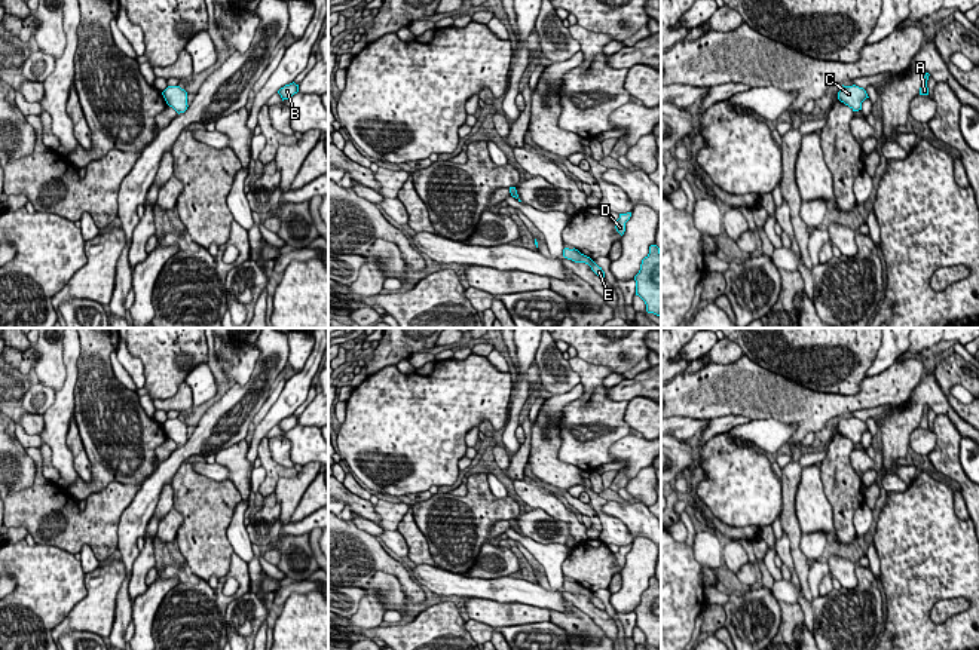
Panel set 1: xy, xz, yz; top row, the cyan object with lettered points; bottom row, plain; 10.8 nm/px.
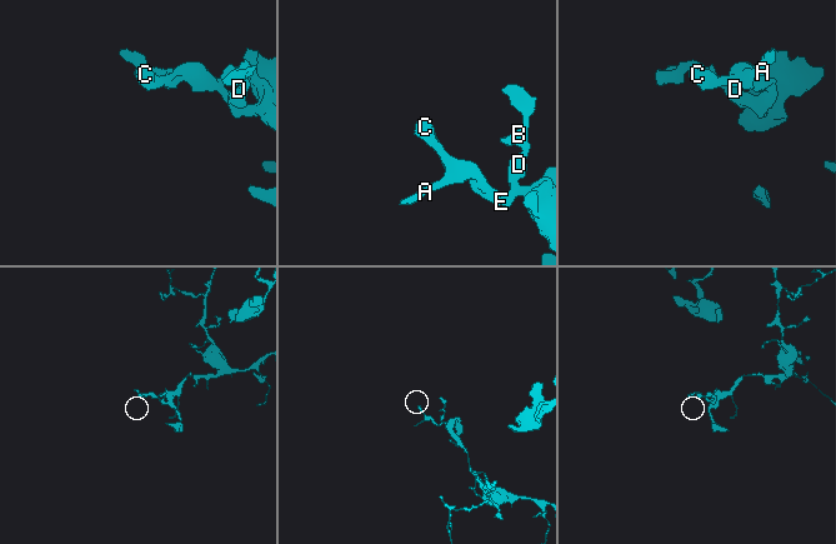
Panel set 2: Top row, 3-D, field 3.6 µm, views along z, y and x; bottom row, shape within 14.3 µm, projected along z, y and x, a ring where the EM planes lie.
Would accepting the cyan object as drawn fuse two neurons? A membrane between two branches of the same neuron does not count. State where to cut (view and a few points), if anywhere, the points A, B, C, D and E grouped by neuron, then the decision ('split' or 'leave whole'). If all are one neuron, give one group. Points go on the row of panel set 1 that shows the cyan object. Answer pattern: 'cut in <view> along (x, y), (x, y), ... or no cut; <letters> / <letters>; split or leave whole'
no cut; A B C D E; leave whole

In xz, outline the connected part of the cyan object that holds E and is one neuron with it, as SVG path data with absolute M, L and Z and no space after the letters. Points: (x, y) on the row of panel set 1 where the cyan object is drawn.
M565 248L563 249L563 257L567 258L567 260L572 260L575 263L585 263L591 267L591 270L600 276L600 278L605 278L605 272L602 270L602 267L599 267L590 257L581 254L578 249L569 249L569 248Z

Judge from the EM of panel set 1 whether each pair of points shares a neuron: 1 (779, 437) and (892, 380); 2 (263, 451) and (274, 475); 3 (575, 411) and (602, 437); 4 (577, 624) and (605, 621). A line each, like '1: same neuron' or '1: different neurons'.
1: different neurons
2: same neuron
3: same neuron
4: different neurons

